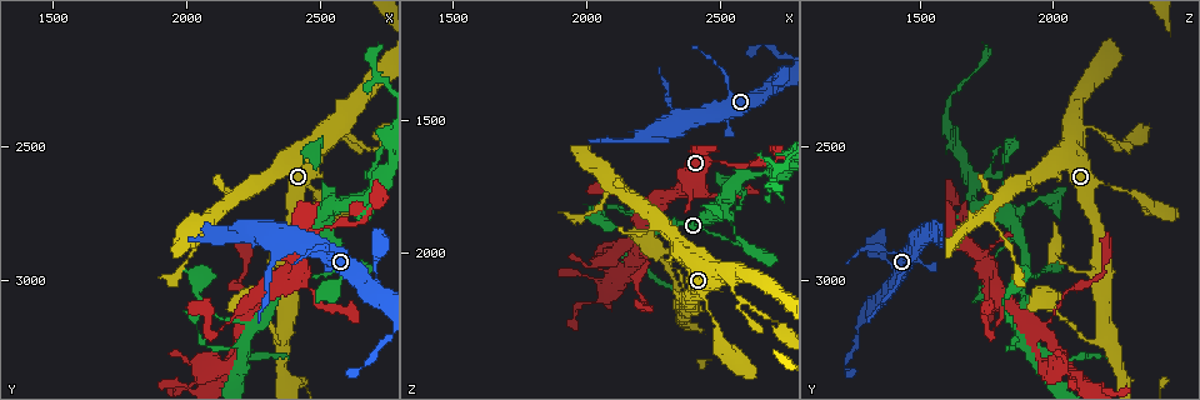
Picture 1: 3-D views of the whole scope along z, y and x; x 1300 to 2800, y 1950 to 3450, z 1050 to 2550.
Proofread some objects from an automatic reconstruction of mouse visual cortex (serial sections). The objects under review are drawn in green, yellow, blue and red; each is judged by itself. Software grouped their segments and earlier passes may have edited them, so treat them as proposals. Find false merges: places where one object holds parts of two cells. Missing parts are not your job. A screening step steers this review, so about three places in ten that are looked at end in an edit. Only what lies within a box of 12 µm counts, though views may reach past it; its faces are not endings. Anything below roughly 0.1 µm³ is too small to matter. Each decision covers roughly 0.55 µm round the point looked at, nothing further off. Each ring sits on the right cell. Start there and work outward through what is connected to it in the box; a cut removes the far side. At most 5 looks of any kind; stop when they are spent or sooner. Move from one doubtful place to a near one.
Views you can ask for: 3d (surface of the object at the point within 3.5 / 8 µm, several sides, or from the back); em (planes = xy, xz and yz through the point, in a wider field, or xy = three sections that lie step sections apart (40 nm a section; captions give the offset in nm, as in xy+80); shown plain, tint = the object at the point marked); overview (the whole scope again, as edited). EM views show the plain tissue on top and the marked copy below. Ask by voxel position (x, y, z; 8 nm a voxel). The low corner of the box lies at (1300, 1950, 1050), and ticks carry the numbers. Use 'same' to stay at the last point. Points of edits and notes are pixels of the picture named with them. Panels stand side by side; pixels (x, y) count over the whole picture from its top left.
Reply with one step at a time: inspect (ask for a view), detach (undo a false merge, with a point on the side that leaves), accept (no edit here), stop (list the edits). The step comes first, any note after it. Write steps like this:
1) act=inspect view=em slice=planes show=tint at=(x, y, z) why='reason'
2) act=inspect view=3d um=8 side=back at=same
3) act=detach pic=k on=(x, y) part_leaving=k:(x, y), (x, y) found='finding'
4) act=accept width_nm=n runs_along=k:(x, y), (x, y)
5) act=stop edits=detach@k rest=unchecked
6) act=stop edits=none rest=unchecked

act=inspect view=3d um=3.5 at=(2210, 3200, 1930) why='sudden change in width'

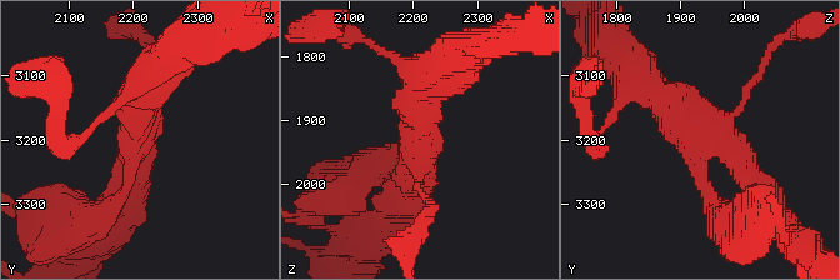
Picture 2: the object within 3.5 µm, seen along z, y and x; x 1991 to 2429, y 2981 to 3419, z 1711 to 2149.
act=inspect view=em slice=xy step=2 show=tint at=(2200, 3195, 1945) arms=4 arm_widths_nm=100,200,300,450

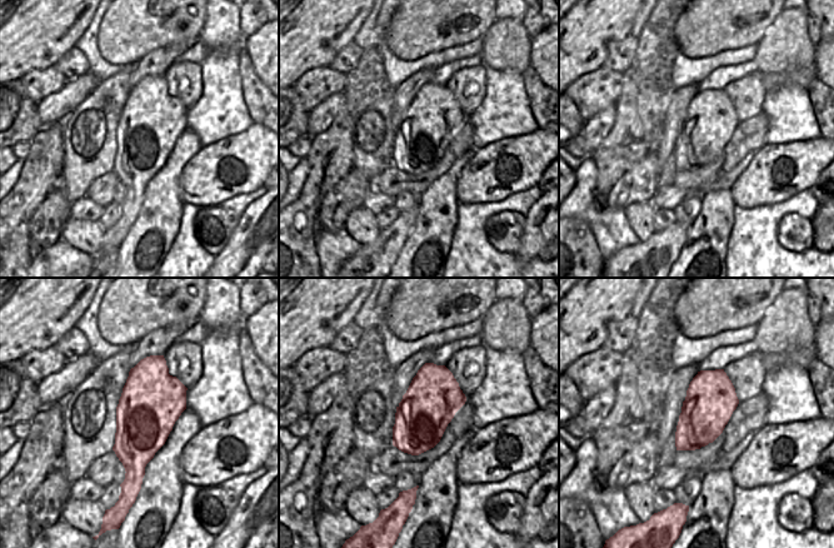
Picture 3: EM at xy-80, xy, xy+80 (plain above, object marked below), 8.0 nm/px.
act=detach pic=2 on=(761, 69) part_leaving=2:(736, 109), (771, 48), (794, 33) found='two cells meet here'

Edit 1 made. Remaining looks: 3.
act=inspect view=overview

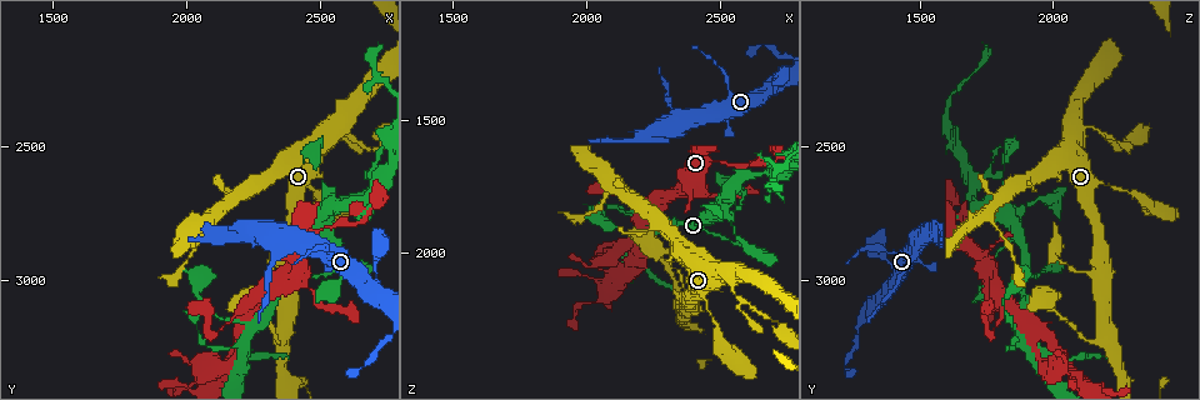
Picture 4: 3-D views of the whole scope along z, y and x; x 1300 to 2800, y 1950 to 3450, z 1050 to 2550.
act=inspect view=3d um=8 at=(2550, 2420, 2120) why='side arm on a straight run'

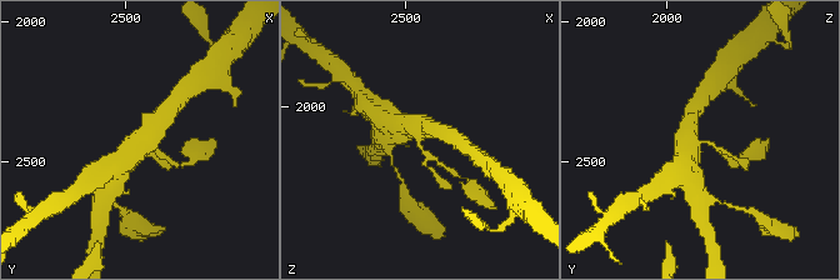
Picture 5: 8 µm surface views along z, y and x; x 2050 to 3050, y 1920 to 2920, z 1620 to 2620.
act=inspect view=em slice=xy step=5 show=tint at=(2550, 2430, 2120) why='shape alone is not enough'

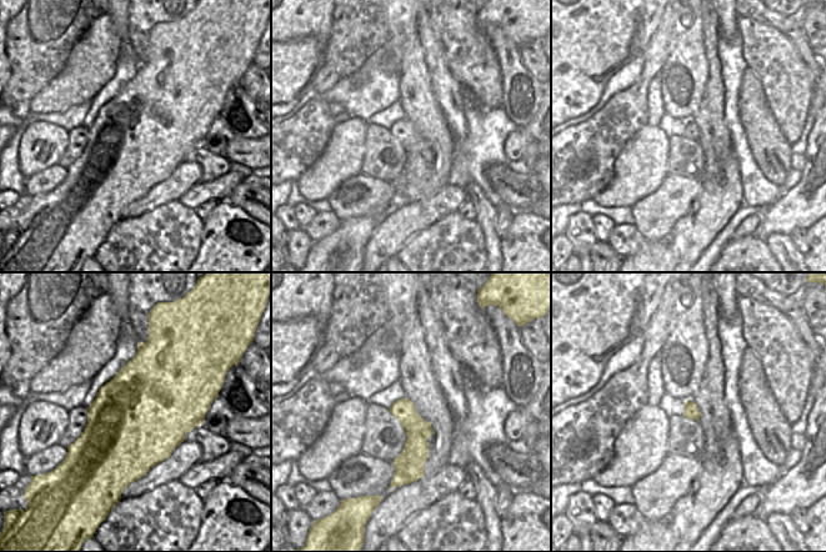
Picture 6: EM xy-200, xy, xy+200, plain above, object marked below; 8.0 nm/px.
act=accept arms=3 runs_along=6:(405, 401), (414, 455), (401, 477) found='all the same cell'

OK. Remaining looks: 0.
act=stop edits=detach@2 rest=unchecked

